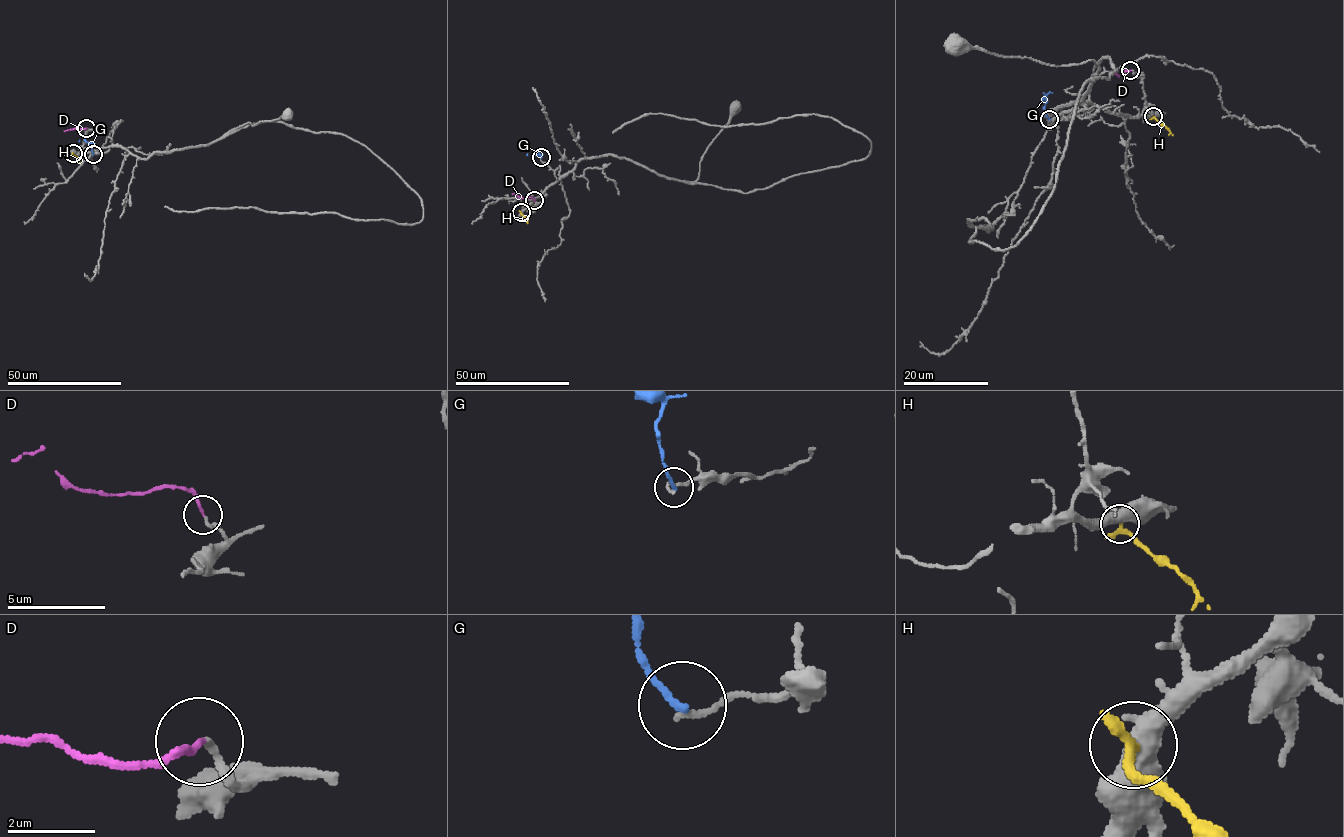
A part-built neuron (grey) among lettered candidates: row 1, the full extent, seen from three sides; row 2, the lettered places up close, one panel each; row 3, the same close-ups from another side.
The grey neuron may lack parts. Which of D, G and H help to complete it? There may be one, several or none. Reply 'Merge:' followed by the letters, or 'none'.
Merge: D

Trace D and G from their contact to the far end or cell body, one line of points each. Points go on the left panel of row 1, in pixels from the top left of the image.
D: (86, 128), (64, 131)
G: (93, 154), (92, 144), (79, 140)

